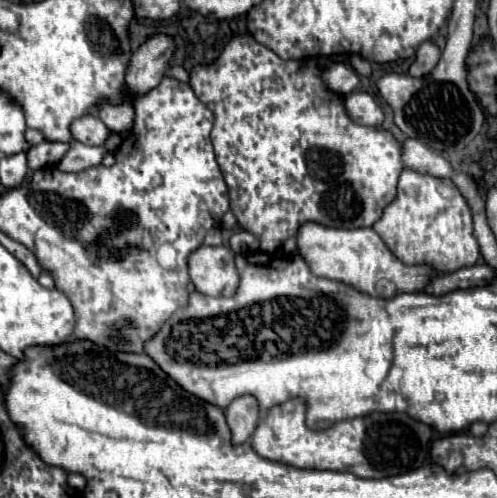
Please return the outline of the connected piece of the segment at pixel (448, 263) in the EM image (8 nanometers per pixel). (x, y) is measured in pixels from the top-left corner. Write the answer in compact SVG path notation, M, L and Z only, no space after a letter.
M409 167L403 169L397 195L383 209L373 231L405 265L433 265L437 273L453 273L461 267L471 267L481 255L473 235L473 213L457 185L451 179L417 173Z

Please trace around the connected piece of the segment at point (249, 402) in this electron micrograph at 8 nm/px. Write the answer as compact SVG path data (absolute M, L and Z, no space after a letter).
M247 395L247 397L235 399L227 407L225 417L227 417L227 425L229 425L229 431L231 431L233 445L247 443L257 421L259 421L259 407L257 407L255 397Z

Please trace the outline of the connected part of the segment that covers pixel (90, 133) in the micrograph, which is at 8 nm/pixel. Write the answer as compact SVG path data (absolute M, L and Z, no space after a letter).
M83 115L71 125L71 133L75 141L85 145L103 145L105 139L111 135L107 125L97 115Z

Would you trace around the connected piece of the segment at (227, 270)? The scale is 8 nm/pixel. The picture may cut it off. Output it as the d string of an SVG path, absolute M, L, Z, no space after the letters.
M201 245L189 255L189 277L197 291L203 295L233 295L237 289L237 269L233 261L233 251L225 245L207 247Z

